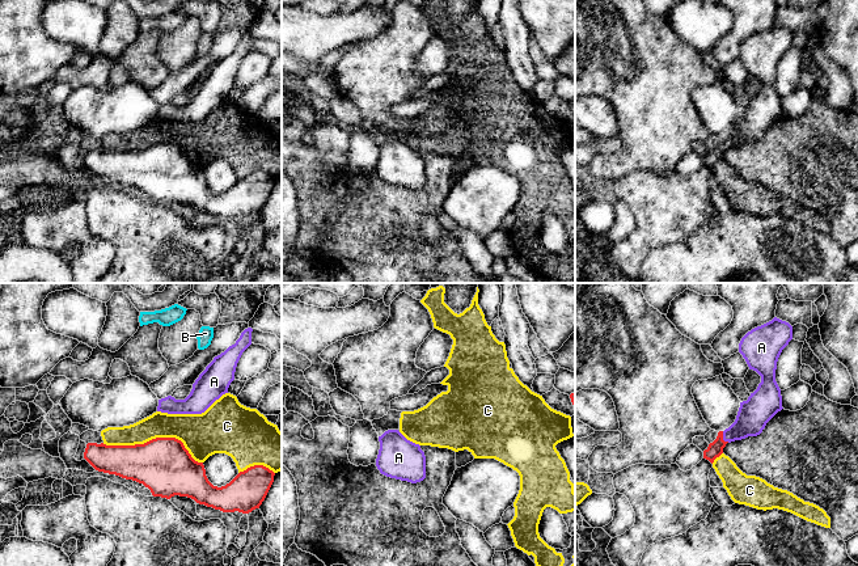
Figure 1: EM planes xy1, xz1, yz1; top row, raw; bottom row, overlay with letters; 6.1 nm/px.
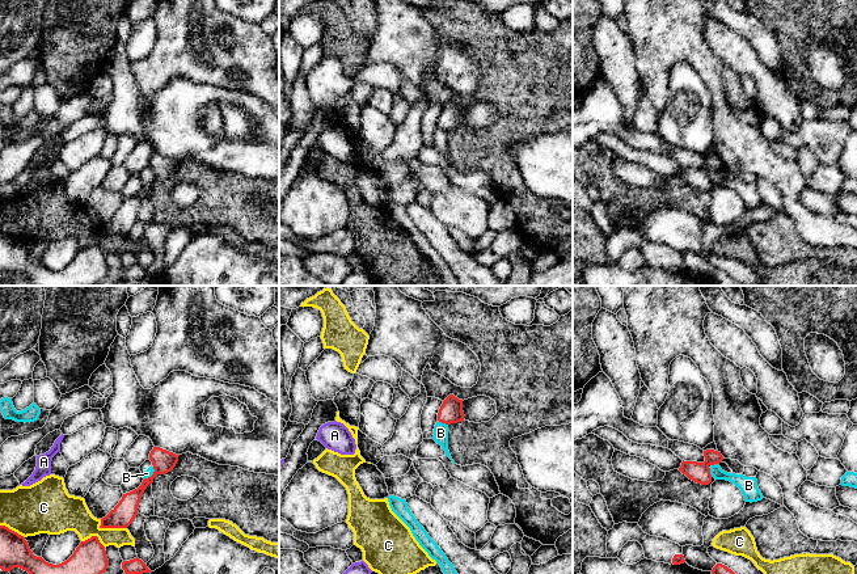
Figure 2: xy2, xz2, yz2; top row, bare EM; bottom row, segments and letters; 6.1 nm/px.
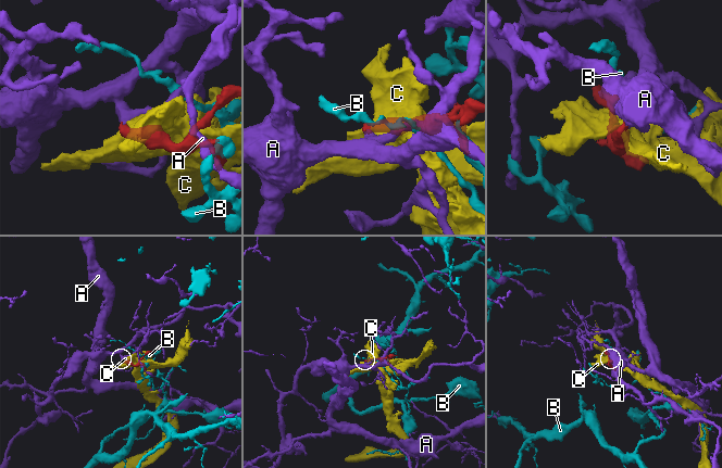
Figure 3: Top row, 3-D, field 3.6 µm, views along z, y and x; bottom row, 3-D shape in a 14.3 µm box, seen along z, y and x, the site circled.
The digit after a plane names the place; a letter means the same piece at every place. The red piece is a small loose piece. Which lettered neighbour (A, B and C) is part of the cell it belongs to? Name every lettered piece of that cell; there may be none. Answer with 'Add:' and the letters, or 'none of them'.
Add: A

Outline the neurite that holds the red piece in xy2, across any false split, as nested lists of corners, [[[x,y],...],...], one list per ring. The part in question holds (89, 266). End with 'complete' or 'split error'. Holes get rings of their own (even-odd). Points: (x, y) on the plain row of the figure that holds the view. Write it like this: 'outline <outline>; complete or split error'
outline [[[0,232],[0,275],[20,274],[34,286],[97,286],[106,278],[109,266],[97,242],[81,248],[73,261],[59,271],[46,269],[29,254],[24,242]]]; complete

